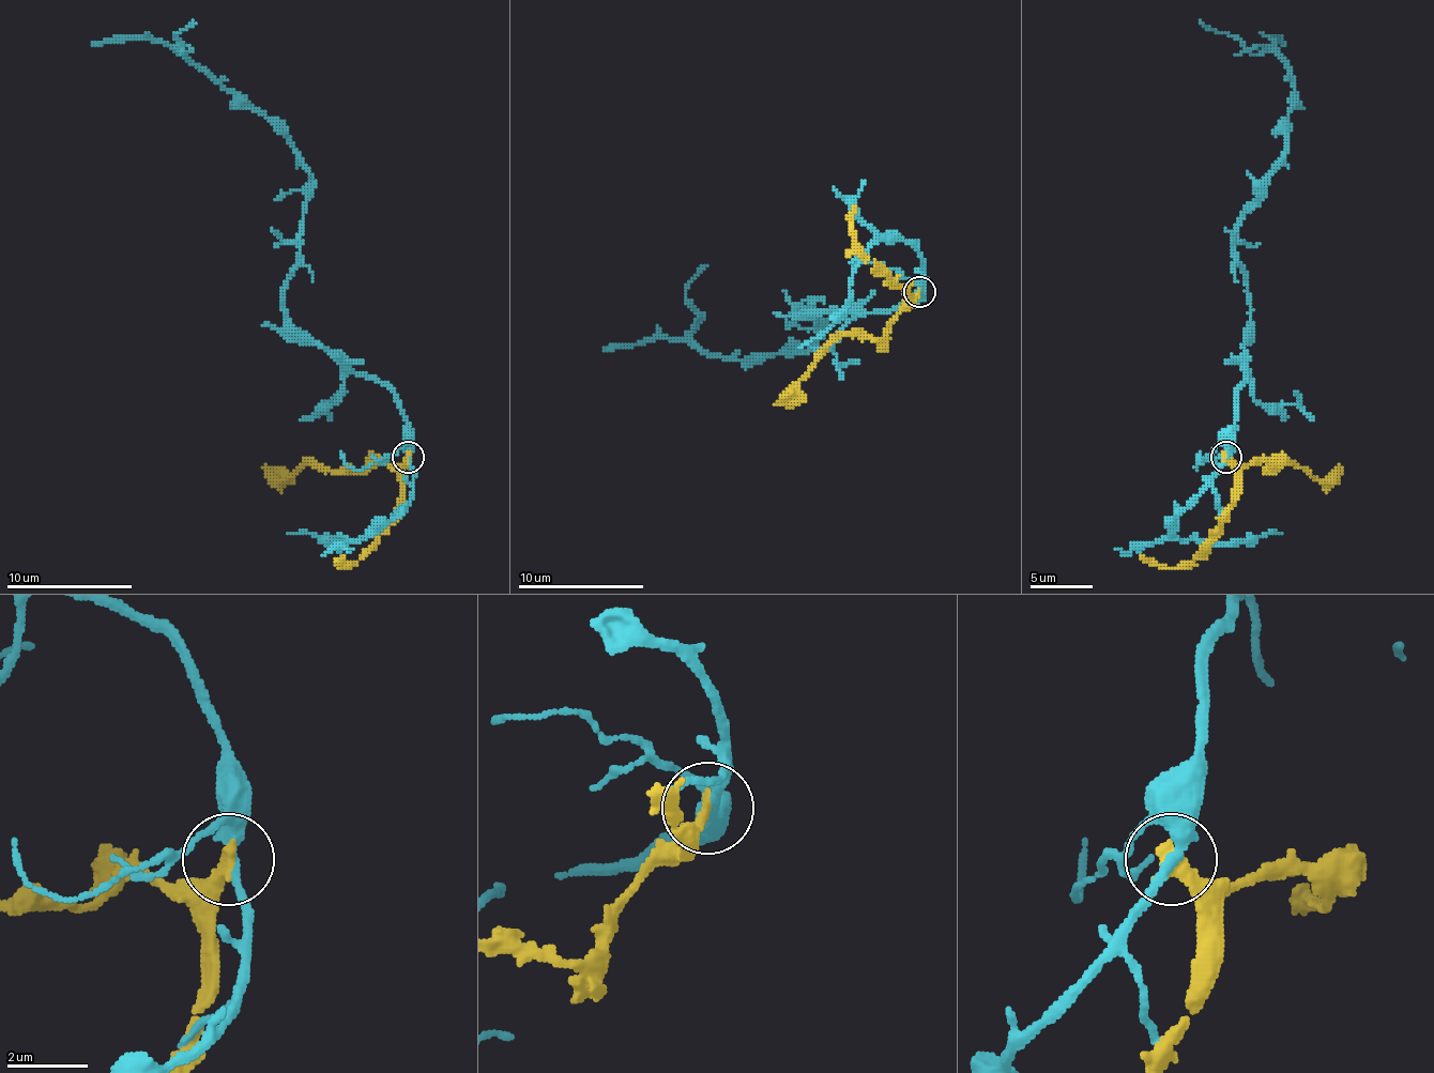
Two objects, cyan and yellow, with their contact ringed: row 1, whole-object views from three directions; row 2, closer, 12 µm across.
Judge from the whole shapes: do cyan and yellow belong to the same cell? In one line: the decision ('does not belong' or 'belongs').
does not belong

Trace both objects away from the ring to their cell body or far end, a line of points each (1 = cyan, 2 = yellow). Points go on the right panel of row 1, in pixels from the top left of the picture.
1: (1229, 458), (1250, 325), (1235, 228), (1282, 158), (1295, 80), (1272, 51), (1247, 51), (1200, 24)
2: (1225, 458), (1235, 464), (1266, 461), (1272, 468), (1269, 471), (1295, 464), (1326, 479), (1339, 464)

